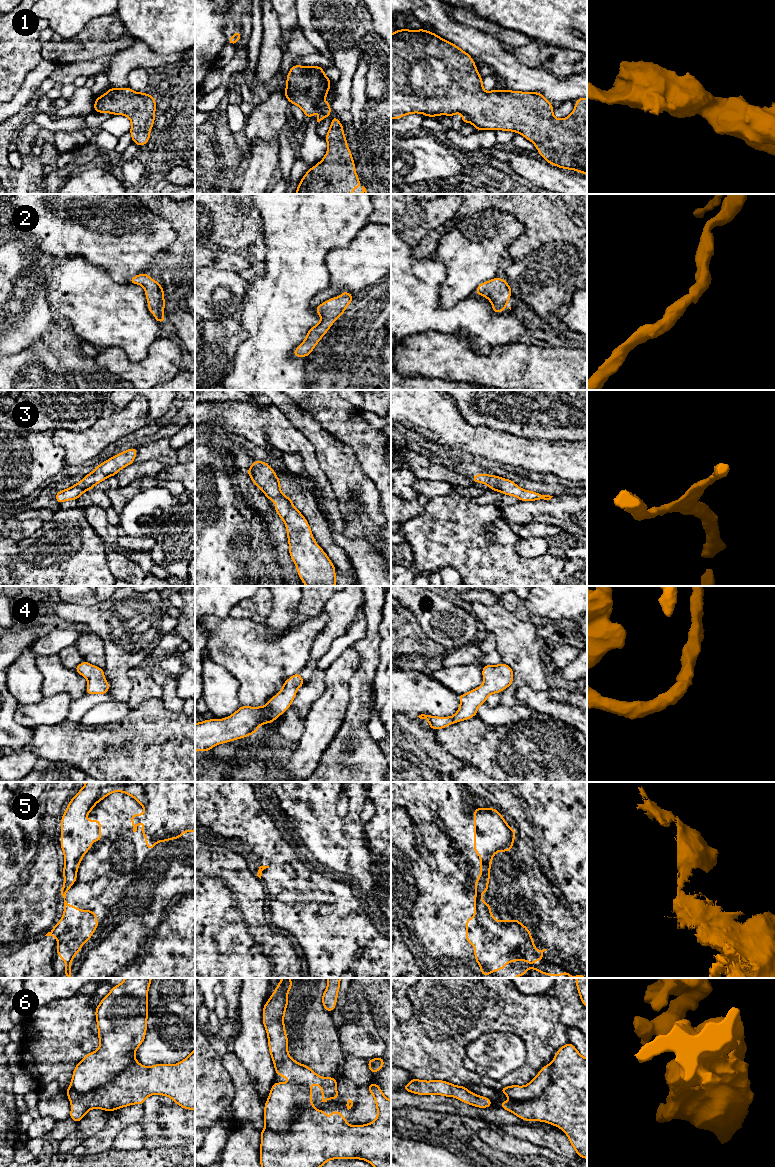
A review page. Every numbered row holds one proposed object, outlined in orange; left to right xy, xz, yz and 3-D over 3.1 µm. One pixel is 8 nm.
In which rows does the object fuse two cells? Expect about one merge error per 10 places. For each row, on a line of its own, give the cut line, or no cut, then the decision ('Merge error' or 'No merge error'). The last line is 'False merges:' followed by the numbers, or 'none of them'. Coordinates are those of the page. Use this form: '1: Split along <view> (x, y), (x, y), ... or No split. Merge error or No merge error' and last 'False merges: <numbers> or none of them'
1: No split. No merge error
2: No split. No merge error
3: No split. No merge error
4: No split. No merge error
5: No split. No merge error
6: No split. No merge error
False merges: none of them

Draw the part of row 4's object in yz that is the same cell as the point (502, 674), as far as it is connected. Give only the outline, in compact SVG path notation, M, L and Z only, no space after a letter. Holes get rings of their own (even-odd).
M504 663L485 665L482 668L482 676L484 681L480 687L459 695L460 707L453 716L437 717L421 714L417 717L428 720L431 729L445 728L448 725L476 716L478 707L486 703L490 694L500 693L513 683L513 669Z

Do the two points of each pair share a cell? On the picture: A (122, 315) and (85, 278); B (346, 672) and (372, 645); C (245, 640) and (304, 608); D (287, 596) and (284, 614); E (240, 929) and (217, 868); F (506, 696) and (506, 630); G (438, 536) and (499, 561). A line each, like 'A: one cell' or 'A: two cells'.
A: one cell
B: two cells
C: two cells
D: one cell
E: one cell
F: one cell
G: one cell

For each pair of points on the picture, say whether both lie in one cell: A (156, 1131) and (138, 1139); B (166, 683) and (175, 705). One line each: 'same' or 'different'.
A: different
B: same

